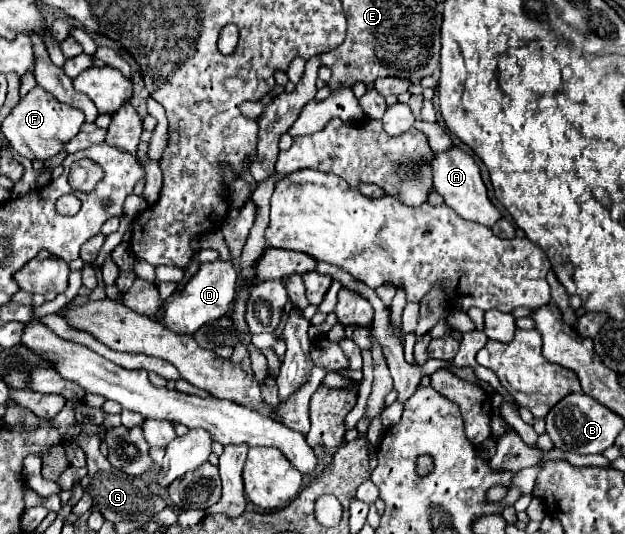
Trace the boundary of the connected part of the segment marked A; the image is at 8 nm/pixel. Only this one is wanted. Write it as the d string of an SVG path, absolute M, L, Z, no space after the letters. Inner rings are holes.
M453 147L447 153L437 153L437 159L433 159L433 183L435 191L443 195L445 205L449 205L461 217L481 223L485 227L493 227L501 219L501 213L493 207L493 203L487 197L487 187L483 185L477 163L469 153L461 151L459 147Z

